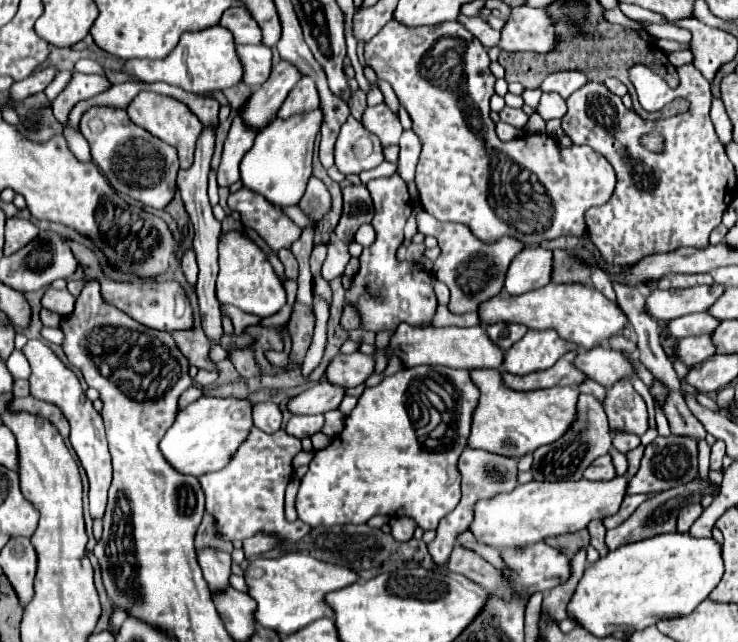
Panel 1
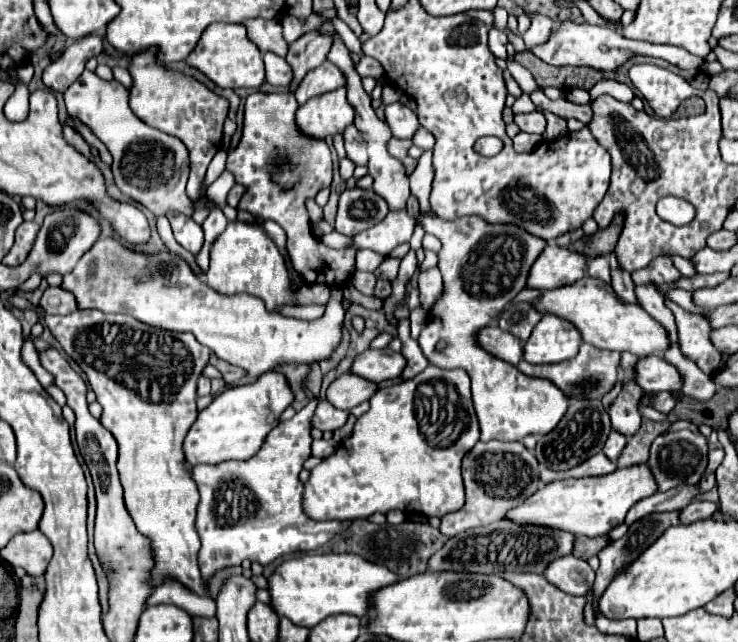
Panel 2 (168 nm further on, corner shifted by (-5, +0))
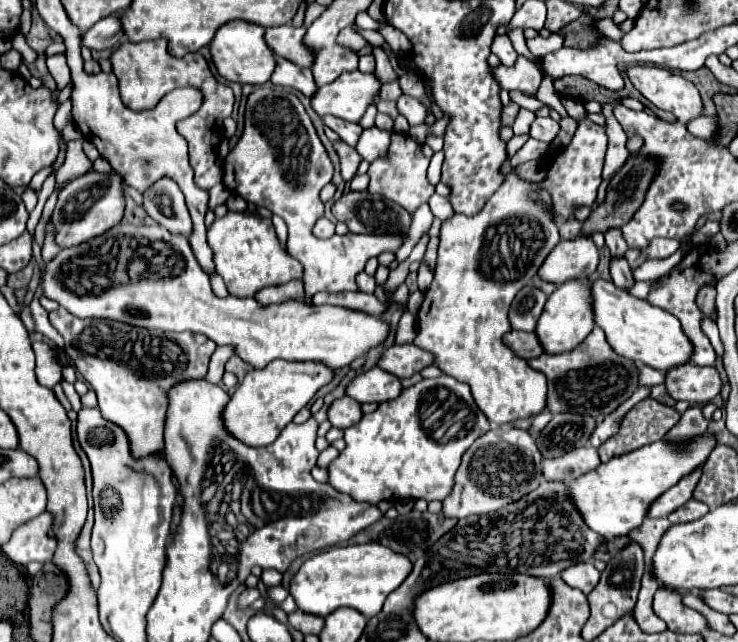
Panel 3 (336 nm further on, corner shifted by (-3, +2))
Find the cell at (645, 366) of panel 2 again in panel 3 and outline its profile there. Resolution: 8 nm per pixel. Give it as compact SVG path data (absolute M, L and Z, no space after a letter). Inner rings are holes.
M683 364L667 372L667 392L675 400L687 400L705 404L721 394L721 374L715 366L697 366L697 364Z

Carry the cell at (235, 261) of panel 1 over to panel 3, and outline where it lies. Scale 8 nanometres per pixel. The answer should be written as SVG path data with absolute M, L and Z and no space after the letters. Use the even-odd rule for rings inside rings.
M228 211L223 218L215 218L209 228L209 246L215 252L217 274L225 280L231 296L247 298L255 296L265 286L287 284L289 280L301 280L301 262L291 258L279 244L271 218L263 218L256 212Z

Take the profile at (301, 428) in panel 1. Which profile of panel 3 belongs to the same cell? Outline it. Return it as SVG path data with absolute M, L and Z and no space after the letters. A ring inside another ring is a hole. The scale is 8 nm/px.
M349 396L335 400L329 408L329 422L341 430L357 424L357 420L361 420L361 416L363 416L361 404Z

